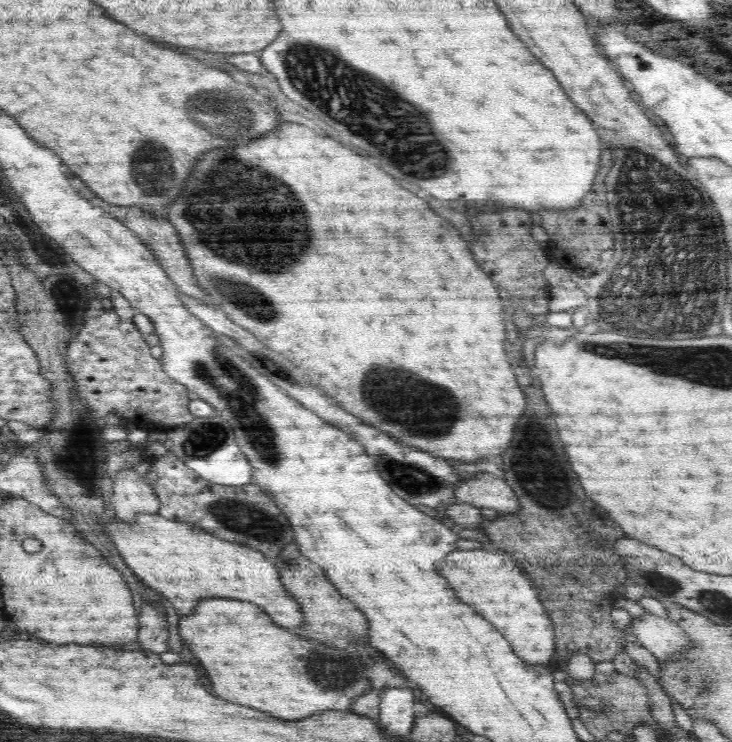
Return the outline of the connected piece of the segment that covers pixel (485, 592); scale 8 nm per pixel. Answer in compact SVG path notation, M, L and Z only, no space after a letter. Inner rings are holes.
M489 547L461 550L447 554L436 570L454 589L456 596L492 622L498 633L513 646L513 651L524 662L547 665L556 650L555 629L539 599L535 586L520 572L515 559Z

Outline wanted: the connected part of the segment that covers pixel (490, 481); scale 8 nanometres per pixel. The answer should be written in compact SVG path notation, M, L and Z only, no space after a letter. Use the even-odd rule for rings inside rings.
M478 472L470 479L463 479L454 493L459 503L468 503L476 508L493 508L502 513L520 510L520 501L512 487L489 472Z

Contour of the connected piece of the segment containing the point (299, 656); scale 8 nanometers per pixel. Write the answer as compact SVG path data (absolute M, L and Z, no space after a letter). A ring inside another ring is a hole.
M202 598L198 604L192 615L180 616L179 632L206 670L214 692L220 698L268 712L274 718L294 721L326 710L352 713L352 702L358 696L373 693L370 689L372 682L366 674L368 664L362 664L368 662L363 654L355 657L359 661L354 661L354 657L346 649L337 649L294 636L292 632L274 624L264 611L251 602L230 598Z

